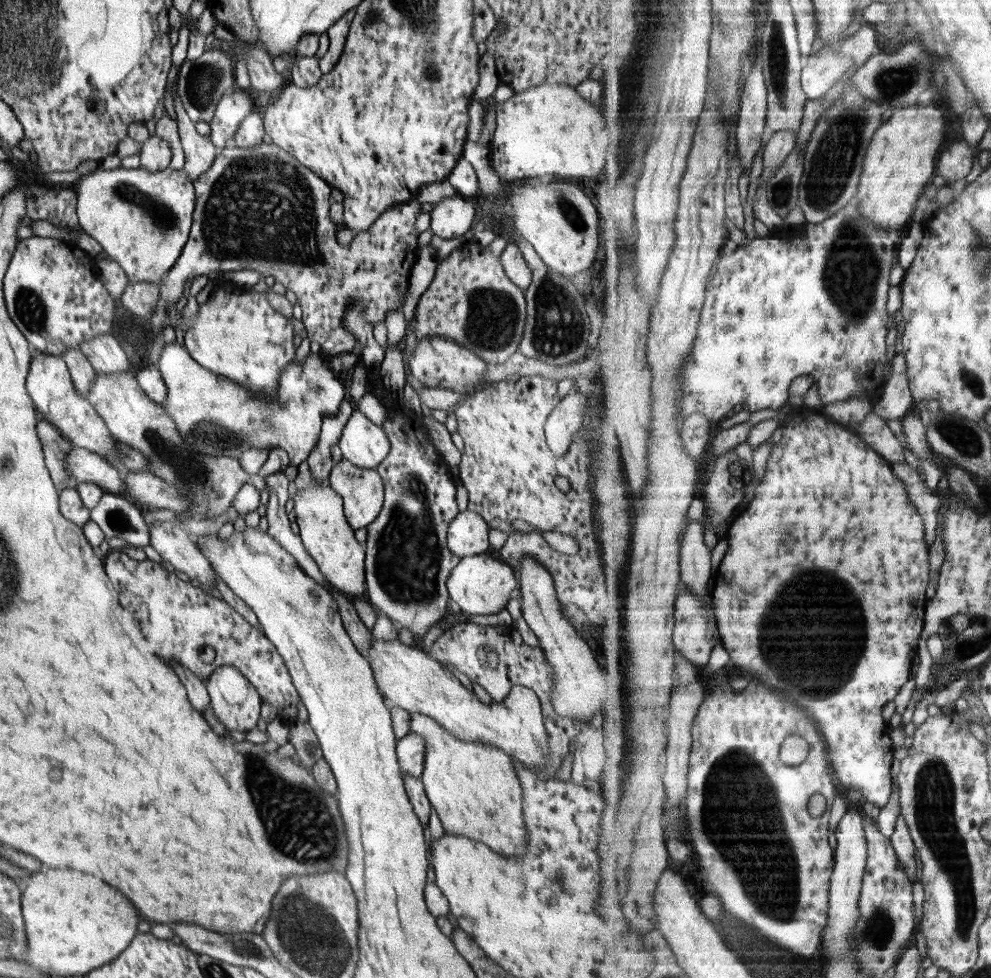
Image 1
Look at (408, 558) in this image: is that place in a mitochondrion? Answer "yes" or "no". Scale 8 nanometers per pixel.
yes

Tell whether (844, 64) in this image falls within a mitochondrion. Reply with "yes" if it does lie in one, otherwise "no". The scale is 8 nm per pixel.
no

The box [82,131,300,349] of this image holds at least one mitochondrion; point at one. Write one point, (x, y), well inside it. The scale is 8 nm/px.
(162, 216)

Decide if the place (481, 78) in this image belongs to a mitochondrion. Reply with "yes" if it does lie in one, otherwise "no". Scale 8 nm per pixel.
no

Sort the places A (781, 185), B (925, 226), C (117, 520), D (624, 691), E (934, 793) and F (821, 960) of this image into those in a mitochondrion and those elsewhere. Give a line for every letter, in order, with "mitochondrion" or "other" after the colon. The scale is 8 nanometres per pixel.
A: mitochondrion
B: other
C: mitochondrion
D: other
E: mitochondrion
F: other

